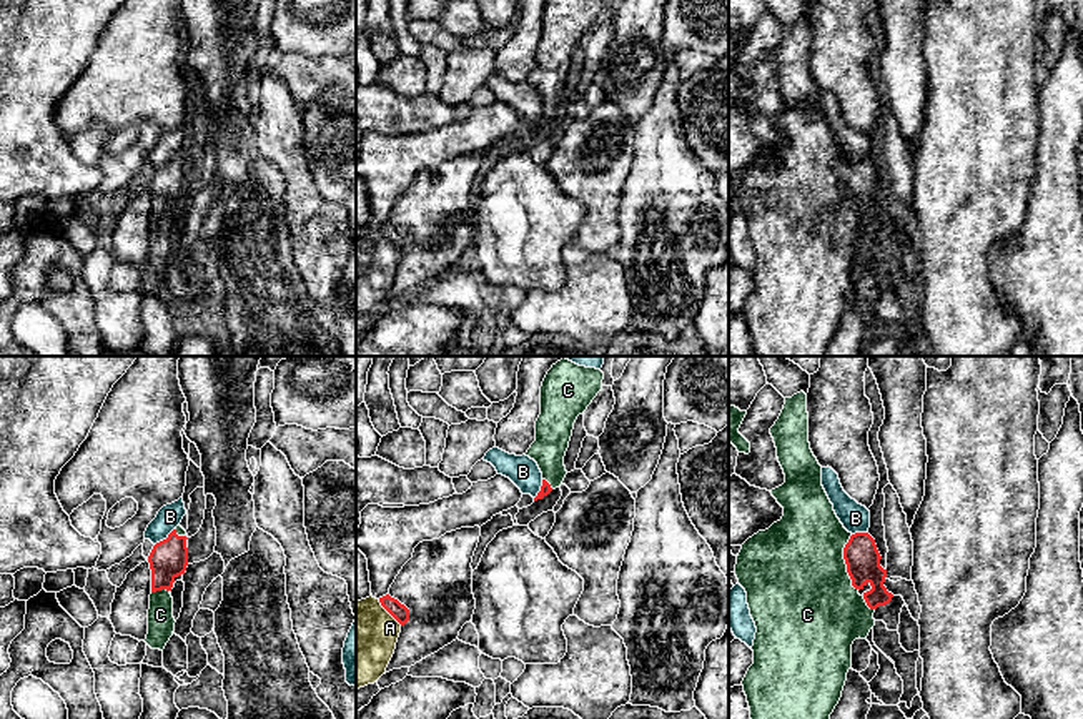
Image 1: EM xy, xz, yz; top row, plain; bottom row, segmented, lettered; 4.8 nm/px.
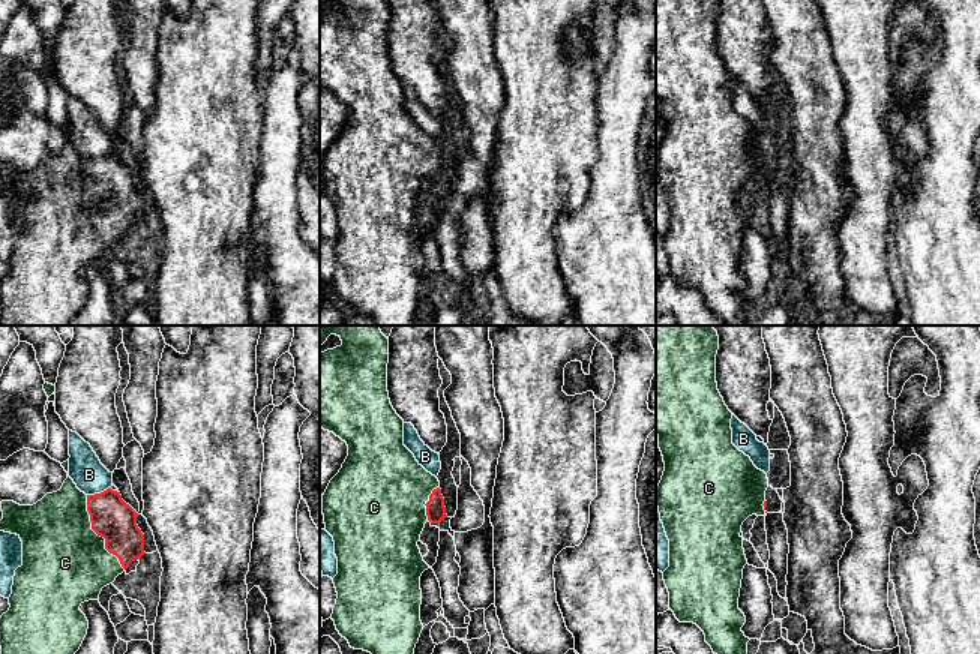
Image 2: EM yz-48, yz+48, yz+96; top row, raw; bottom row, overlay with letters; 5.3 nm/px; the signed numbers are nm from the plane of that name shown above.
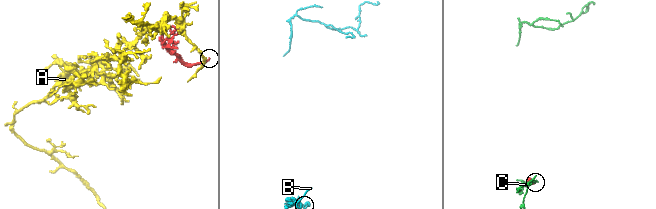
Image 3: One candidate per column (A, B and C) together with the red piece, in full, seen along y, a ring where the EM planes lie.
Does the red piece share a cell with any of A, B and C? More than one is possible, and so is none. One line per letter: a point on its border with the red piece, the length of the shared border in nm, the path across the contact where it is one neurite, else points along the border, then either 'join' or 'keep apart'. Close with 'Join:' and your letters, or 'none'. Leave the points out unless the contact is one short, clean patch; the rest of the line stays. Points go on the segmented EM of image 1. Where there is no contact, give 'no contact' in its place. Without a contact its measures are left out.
A: xz (390, 613) | 170 nm | keep apart
B: xy (167, 538) | 130 nm | along xy (173, 528), (155, 545) | keep apart
C: yz (845, 563) | 280 nm | join
Join: C

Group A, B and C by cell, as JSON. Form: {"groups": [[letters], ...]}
{"groups": [["A"], ["B"], ["C"]]}

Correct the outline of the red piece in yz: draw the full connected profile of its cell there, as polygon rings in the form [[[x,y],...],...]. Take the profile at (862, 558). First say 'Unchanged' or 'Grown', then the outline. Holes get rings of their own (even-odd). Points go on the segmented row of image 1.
Grown. [[[804,391],[785,398],[770,434],[785,474],[785,483],[770,493],[784,508],[784,516],[769,529],[749,538],[737,556],[735,576],[747,593],[747,604],[757,627],[752,646],[754,664],[742,686],[750,719],[830,719],[852,667],[853,641],[867,639],[875,626],[875,609],[888,604],[893,594],[883,586],[887,569],[880,566],[882,556],[875,539],[868,533],[848,533],[822,486],[822,466],[809,443],[807,394]]]

